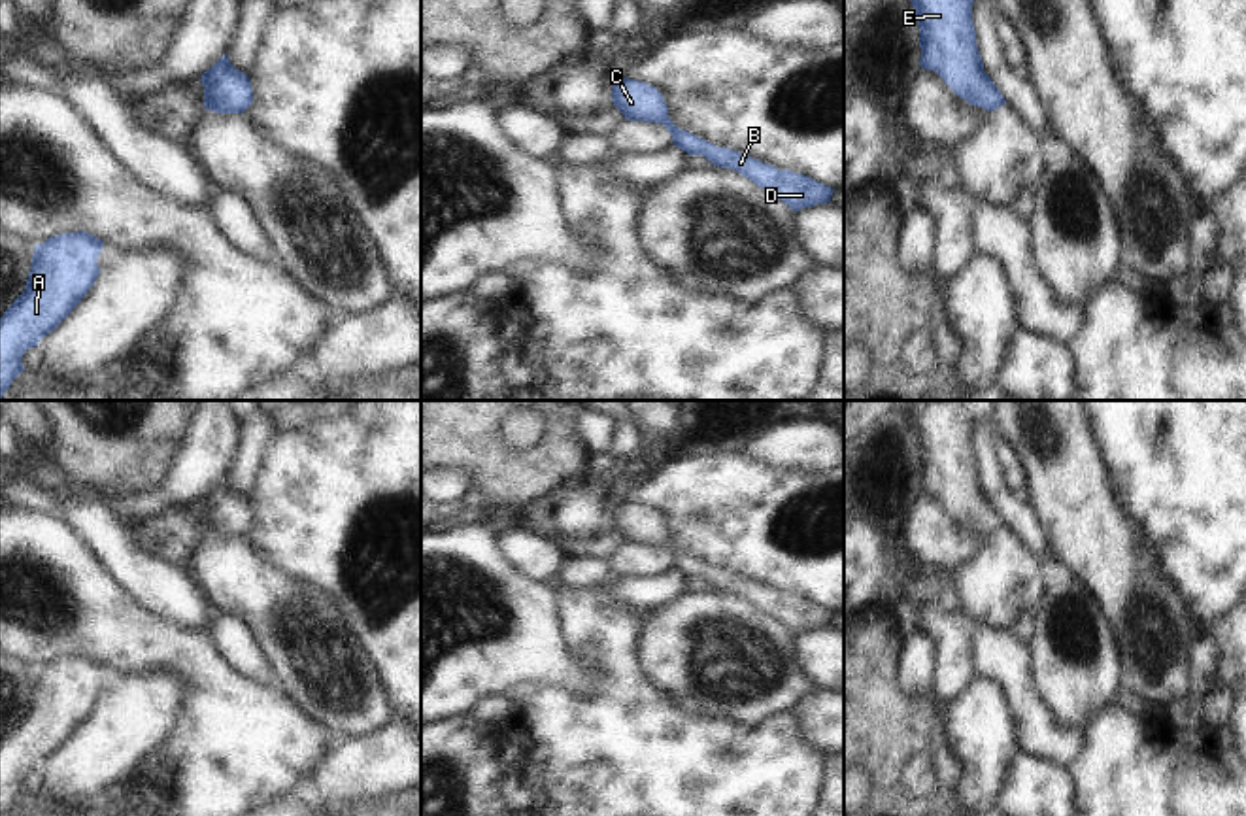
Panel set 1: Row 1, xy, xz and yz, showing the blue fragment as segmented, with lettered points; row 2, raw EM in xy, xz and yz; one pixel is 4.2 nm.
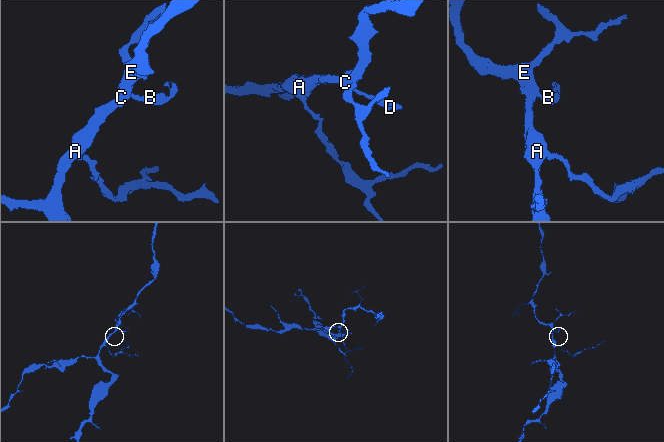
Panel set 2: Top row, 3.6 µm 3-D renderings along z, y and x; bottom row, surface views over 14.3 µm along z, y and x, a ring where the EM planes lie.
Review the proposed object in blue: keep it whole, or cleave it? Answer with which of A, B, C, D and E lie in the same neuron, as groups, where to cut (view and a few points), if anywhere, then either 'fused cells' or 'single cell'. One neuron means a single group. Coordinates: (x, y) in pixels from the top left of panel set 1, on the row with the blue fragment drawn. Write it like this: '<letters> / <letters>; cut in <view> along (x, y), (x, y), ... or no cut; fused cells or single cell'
A B C D E; no cut; single cell

